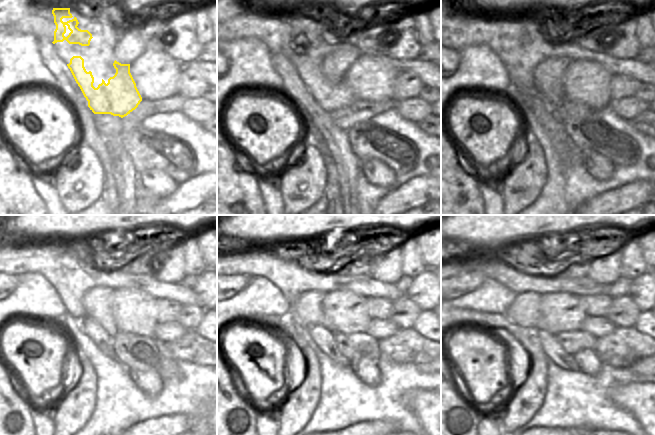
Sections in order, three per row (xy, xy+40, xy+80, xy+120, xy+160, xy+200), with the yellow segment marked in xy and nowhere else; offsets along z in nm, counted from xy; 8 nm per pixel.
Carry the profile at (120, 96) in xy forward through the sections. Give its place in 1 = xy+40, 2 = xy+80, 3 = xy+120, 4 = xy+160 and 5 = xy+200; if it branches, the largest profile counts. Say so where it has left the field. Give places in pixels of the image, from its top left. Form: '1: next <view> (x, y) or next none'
1: next xy+40 (329, 97)
2: next xy+80 (519, 67)
3: next xy+120 (70, 289)
4: next xy+160 (292, 287)
5: next xy+200 (510, 279)

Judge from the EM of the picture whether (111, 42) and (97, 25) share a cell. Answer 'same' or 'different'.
same

